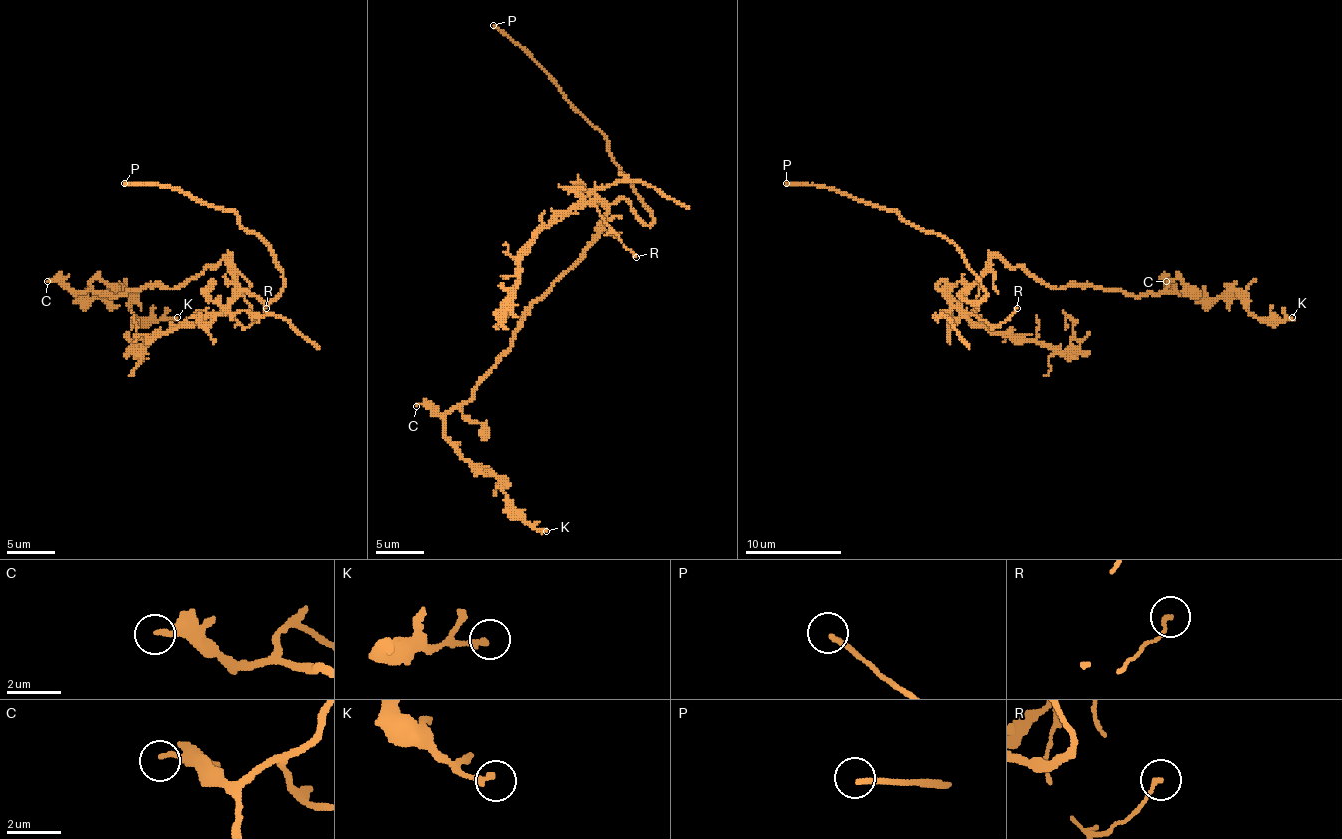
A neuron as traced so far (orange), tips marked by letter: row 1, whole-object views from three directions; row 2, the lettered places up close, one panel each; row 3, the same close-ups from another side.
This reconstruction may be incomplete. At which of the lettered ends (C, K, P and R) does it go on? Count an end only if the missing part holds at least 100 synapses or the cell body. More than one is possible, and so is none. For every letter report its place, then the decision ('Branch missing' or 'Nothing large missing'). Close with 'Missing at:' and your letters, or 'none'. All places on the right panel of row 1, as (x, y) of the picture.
C: Place: (1166, 281). Nothing large missing
K: Place: (1292, 317). Nothing large missing
P: Place: (786, 183). Branch missing
R: Place: (1017, 308). Nothing large missing
Missing at: P

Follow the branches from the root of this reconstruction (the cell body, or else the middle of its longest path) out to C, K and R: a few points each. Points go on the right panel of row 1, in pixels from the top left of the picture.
C: (1003, 262), (1022, 267), (1056, 289), (1099, 286), (1145, 296), (1174, 289), (1166, 281)
K: (1003, 262), (1056, 289), (1210, 298), (1232, 289), (1258, 317), (1292, 317)
R: (1003, 262), (998, 257), (991, 260), (991, 269), (969, 291), (962, 308), (993, 327), (1005, 322), (1017, 308)

